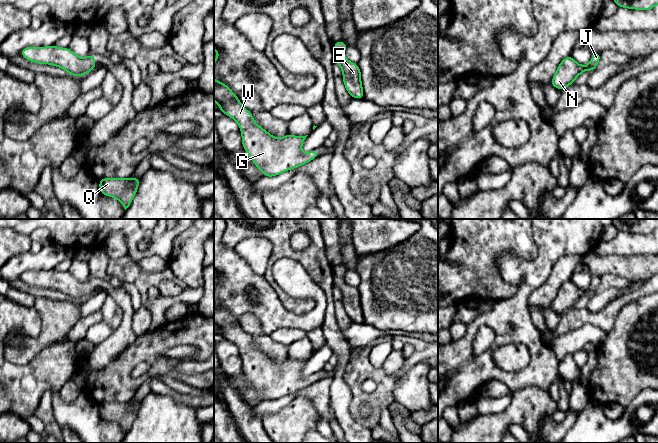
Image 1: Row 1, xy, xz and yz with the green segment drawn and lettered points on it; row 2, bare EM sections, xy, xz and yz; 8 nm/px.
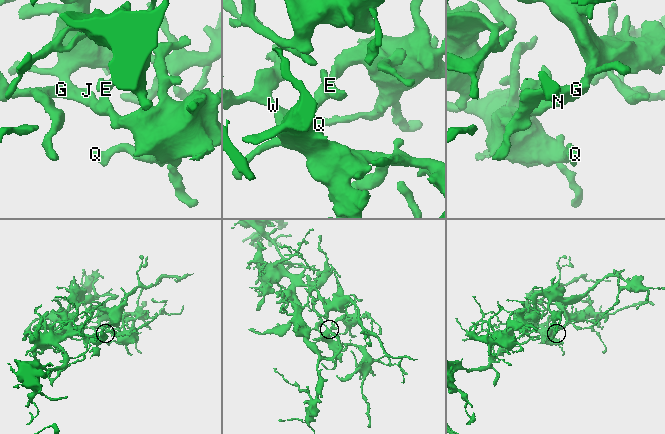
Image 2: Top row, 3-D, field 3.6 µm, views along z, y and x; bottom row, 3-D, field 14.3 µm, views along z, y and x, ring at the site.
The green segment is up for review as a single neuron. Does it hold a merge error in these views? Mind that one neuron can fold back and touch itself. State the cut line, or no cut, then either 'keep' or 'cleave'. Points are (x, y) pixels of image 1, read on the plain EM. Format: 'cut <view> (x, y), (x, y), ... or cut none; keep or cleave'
cut none; keep

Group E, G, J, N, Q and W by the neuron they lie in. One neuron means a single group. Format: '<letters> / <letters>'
E G J N Q W

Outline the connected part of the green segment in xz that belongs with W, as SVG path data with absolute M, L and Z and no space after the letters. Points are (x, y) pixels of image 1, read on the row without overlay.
M215 302L214 325L219 328L219 334L239 348L242 369L264 401L277 400L319 380L318 374L308 377L301 375L302 367L308 359L292 360L288 357L283 362L276 362L257 349L251 335L243 331L227 309Z

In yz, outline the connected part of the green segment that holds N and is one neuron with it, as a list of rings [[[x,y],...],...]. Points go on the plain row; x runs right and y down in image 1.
[[[594,276],[588,289],[578,288],[570,279],[565,281],[558,289],[557,295],[551,304],[551,309],[559,314],[573,309],[574,304],[585,294],[591,296],[597,292],[600,285],[600,276]]]

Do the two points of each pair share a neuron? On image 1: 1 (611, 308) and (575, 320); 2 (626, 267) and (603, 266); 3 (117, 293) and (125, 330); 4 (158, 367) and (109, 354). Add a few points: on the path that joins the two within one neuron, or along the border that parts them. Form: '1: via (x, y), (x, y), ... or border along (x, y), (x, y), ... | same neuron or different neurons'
1: via (602, 317), (584, 318) | same neuron
2: via (620, 266), (609, 266) | same neuron
3: via (124, 302), (126, 306), (126, 321) | same neuron
4: border along (134, 340), (105, 366), (97, 369) | different neurons

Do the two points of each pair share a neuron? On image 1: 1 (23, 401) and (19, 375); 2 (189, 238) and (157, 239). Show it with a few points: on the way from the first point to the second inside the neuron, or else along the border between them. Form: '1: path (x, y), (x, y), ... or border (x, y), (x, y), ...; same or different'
1: path (21, 395), (19, 381); same
2: border (187, 229), (173, 240), (169, 258); different

